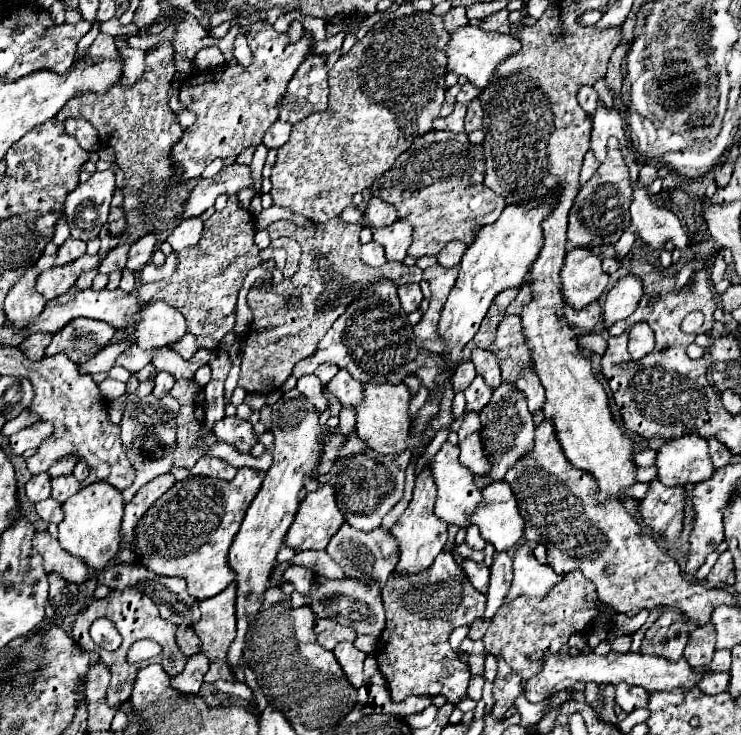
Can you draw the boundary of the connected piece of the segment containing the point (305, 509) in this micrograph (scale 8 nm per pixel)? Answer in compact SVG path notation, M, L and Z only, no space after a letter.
M322 485L300 501L284 545L296 553L306 549L326 549L328 541L342 527L342 523L344 515L336 507L334 489L330 485Z

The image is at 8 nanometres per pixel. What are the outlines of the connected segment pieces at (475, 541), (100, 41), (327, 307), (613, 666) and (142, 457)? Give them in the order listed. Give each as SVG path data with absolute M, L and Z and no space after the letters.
M470 525L470 527L466 529L466 545L468 545L470 549L474 549L474 551L482 551L482 549L486 547L486 541L482 539L478 527Z
M100 33L96 37L96 41L92 43L92 47L88 49L88 55L90 55L90 59L92 57L110 57L110 59L114 59L116 57L114 39L110 35L106 35L106 33Z
M334 217L328 223L322 223L316 227L298 227L292 221L276 221L266 231L270 239L278 239L278 237L296 239L302 247L302 265L290 281L282 281L280 285L274 287L274 291L250 289L250 293L248 293L248 305L252 307L254 319L250 323L248 333L244 335L246 347L242 353L242 373L240 373L240 383L238 383L248 393L270 393L270 391L280 389L286 383L286 379L292 375L294 365L316 353L320 339L326 335L326 331L332 327L332 323L346 311L346 307L358 297L362 287L368 287L374 281L380 281L384 277L390 279L396 287L422 281L422 269L418 269L416 265L408 267L404 263L394 261L392 269L386 269L386 267L372 269L366 263L362 263L362 259L360 259L362 225L346 225L340 217Z
M560 651L560 653L554 653L554 655L546 655L546 659L542 661L542 669L538 671L538 675L532 675L526 685L524 685L524 697L530 701L530 703L538 703L538 701L544 701L548 699L550 695L558 693L558 691L564 691L564 689L570 689L574 685L574 681L596 681L598 685L606 685L606 683L622 683L626 681L628 685L638 685L638 687L644 687L646 691L654 693L654 691L672 691L676 687L696 687L698 685L698 679L702 675L692 671L690 665L684 659L680 657L678 661L666 661L666 659L651 655L640 655L640 653L616 653L616 651L610 651L606 655L596 655L596 653L590 653L590 655L570 655L568 651Z
M148 395L140 399L138 403L128 403L124 405L122 413L122 443L126 447L126 455L132 463L132 467L138 471L138 477L134 483L122 491L124 503L130 503L136 491L150 481L152 477L158 477L160 473L168 473L172 467L172 453L176 447L176 415L180 411L180 403L168 395L164 399L156 399L154 395Z

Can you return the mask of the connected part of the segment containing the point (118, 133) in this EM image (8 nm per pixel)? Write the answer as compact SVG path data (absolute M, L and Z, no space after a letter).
M162 41L154 45L150 55L146 55L144 77L134 87L124 89L120 83L116 83L104 95L80 95L76 99L70 99L66 103L66 109L58 113L58 121L66 121L72 117L90 121L98 129L102 143L112 147L116 153L118 167L124 173L122 207L128 221L128 229L120 235L120 239L132 235L142 237L148 231L156 231L160 241L164 241L170 235L172 227L176 227L176 215L178 211L182 211L190 189L196 185L196 181L182 183L180 173L176 173L170 163L170 149L182 137L182 127L176 119L176 113L168 107L166 97L174 73L176 69L172 43Z

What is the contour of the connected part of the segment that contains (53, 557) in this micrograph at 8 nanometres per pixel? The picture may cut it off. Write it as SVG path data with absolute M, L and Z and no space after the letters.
M36 531L32 547L42 555L46 573L58 573L72 583L84 583L88 579L88 567L82 559L62 551L58 539L50 537L48 531Z

